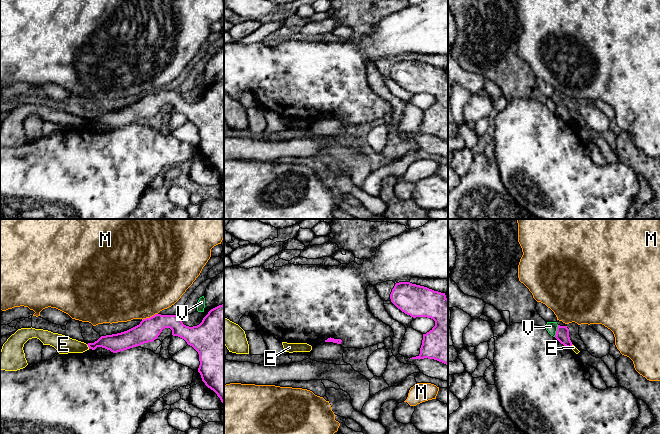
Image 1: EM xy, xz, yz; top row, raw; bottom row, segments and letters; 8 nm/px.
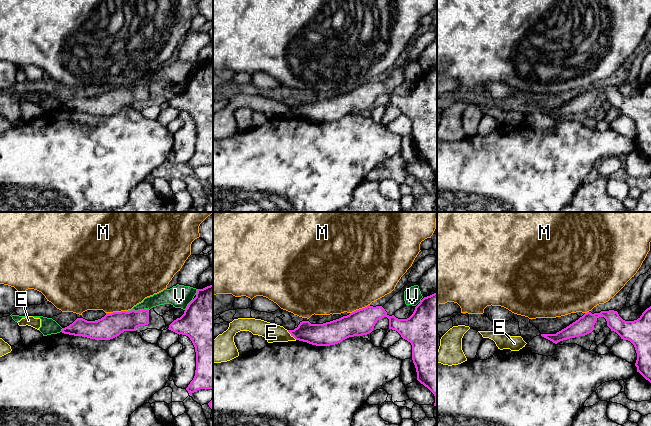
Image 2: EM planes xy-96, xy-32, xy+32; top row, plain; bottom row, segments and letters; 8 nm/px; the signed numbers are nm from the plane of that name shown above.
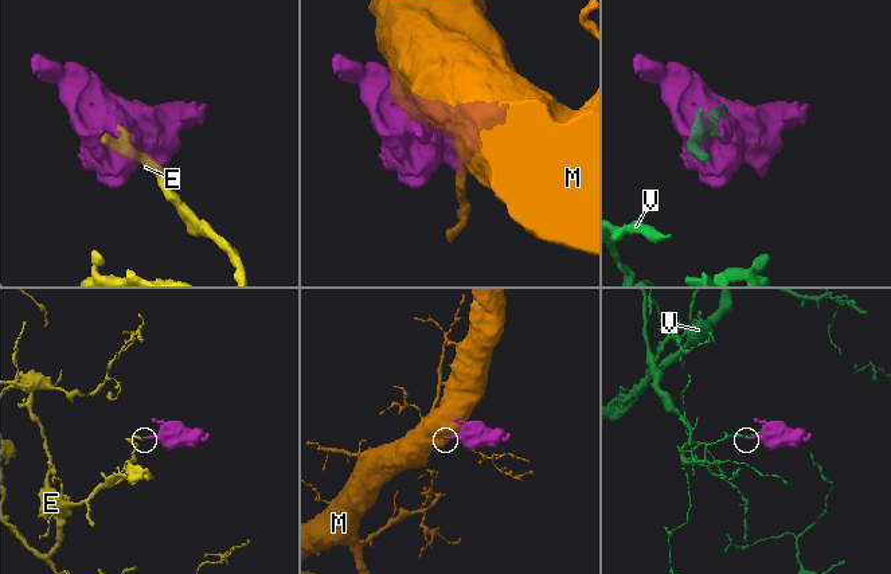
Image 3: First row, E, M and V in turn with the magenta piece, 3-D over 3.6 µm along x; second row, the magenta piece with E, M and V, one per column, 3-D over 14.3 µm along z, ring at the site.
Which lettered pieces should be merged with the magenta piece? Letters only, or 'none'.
none

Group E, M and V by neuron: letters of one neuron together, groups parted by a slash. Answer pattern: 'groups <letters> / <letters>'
groups E / M / V

